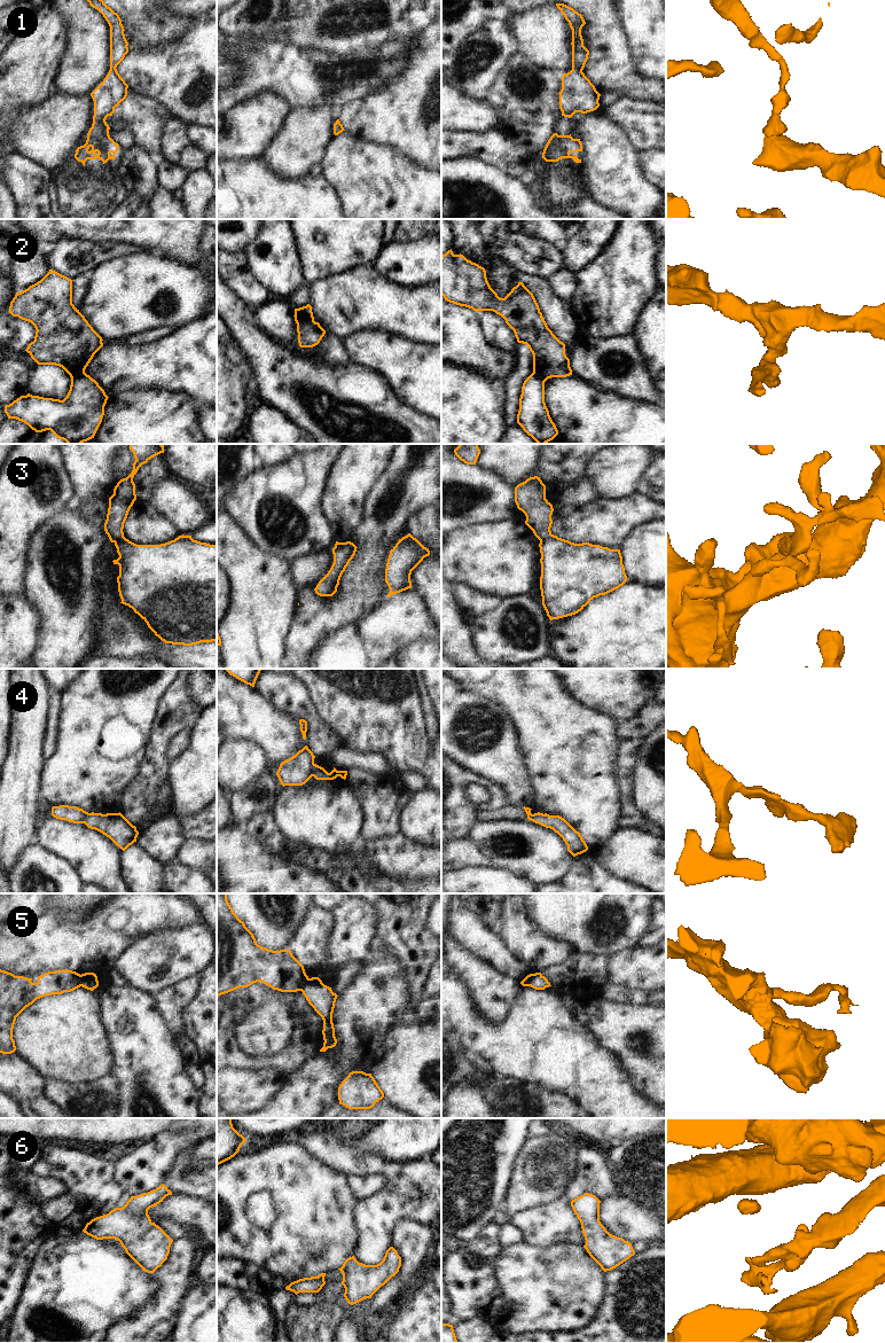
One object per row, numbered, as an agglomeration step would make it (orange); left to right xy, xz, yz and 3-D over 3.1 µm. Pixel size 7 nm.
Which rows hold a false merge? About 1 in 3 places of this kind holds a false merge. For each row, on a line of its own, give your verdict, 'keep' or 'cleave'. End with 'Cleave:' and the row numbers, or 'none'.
1: keep
2: cleave
3: keep
4: cleave
5: cleave
6: keep
Cleave: 2, 4, 5

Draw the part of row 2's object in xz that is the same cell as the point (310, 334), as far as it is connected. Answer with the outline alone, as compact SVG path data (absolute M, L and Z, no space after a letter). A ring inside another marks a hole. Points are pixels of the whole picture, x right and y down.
M295 313L297 323L298 343L300 348L313 348L320 343L326 334L326 330L319 322L305 322L298 313Z

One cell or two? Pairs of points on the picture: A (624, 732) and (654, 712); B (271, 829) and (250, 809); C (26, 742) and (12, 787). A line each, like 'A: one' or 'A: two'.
A: one
B: two
C: one

